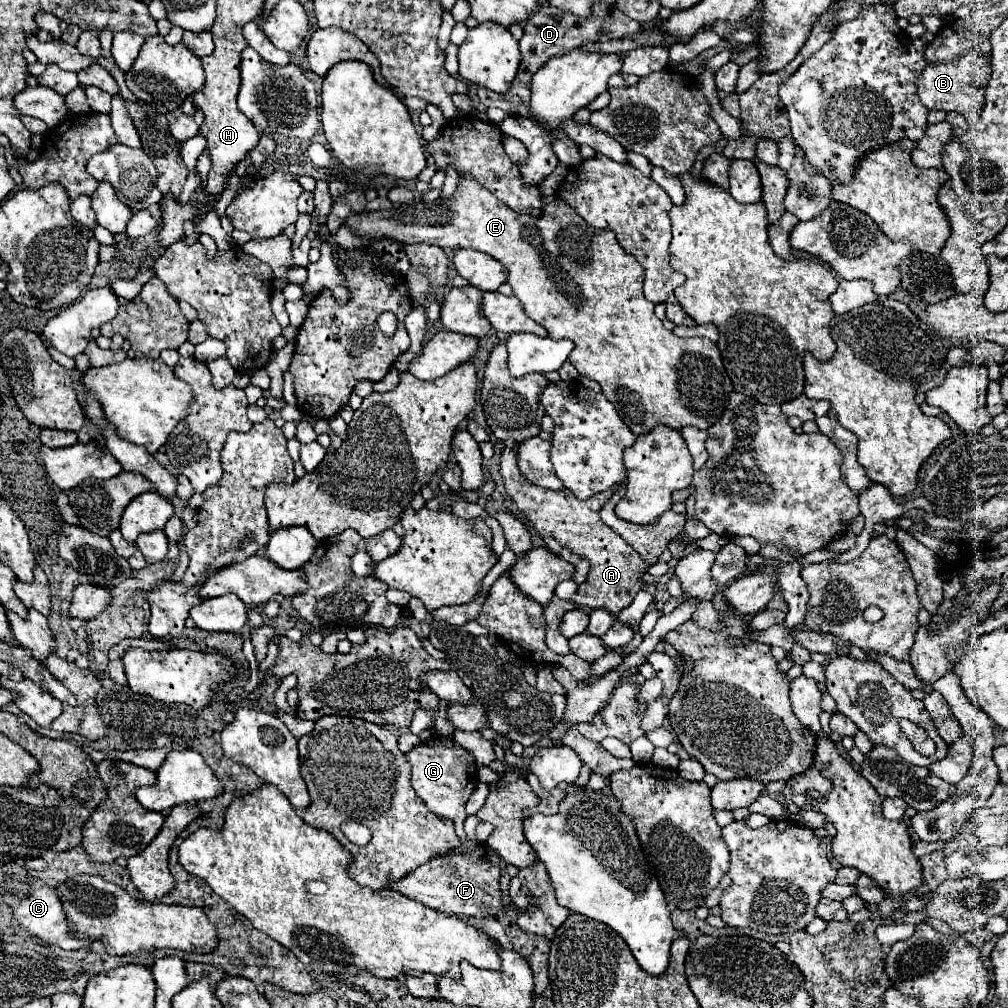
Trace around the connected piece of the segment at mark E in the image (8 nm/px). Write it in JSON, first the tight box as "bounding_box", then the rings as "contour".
{"bounding_box":[345,175,733,435],"contour":[[[461,175],[457,191],[449,199],[437,199],[433,203],[417,203],[403,209],[385,209],[375,213],[355,213],[345,221],[355,233],[379,237],[395,237],[399,243],[429,243],[443,249],[477,249],[501,261],[509,267],[509,285],[515,297],[523,303],[525,313],[549,331],[551,339],[571,339],[577,347],[569,355],[575,369],[595,379],[603,395],[615,405],[625,425],[643,435],[655,425],[663,423],[673,429],[685,425],[697,429],[709,429],[719,421],[727,409],[729,393],[733,391],[731,379],[725,373],[721,353],[717,345],[703,337],[681,339],[673,331],[667,331],[653,313],[653,303],[643,297],[643,267],[637,259],[619,247],[615,233],[597,231],[587,225],[575,211],[559,201],[557,195],[543,197],[541,215],[519,215],[507,205],[499,203],[481,183],[469,175]]]}

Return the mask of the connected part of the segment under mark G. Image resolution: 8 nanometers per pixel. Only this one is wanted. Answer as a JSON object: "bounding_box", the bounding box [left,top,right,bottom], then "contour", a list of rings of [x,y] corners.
{"bounding_box":[405,735,477,853],"contour":[[[433,735],[431,739],[419,743],[411,751],[407,751],[405,757],[409,759],[409,763],[413,767],[411,783],[413,783],[415,793],[425,801],[425,805],[429,809],[435,809],[441,817],[447,817],[455,823],[457,835],[463,841],[463,845],[459,849],[455,849],[455,853],[463,853],[467,847],[467,837],[463,831],[463,821],[467,817],[465,803],[477,787],[475,757],[467,749],[463,749],[453,737],[439,737],[439,735]]]}

